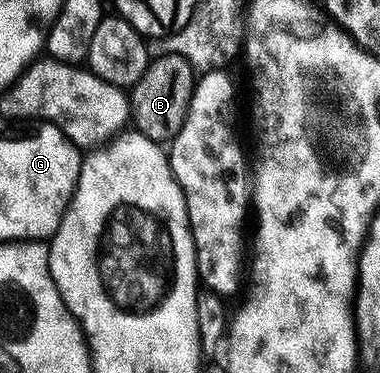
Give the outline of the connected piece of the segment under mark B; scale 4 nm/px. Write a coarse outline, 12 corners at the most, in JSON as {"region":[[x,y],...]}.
{"region":[[181,55],[148,64],[129,117],[150,141],[185,123],[196,70]]}

